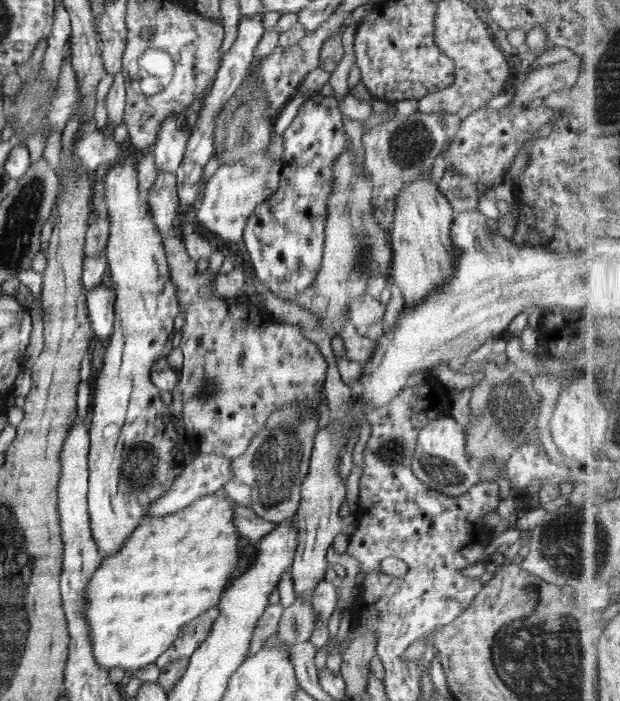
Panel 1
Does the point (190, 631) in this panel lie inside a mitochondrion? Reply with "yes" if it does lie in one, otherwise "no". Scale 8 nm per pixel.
yes

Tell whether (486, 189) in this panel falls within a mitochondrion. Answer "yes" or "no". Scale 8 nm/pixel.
no

